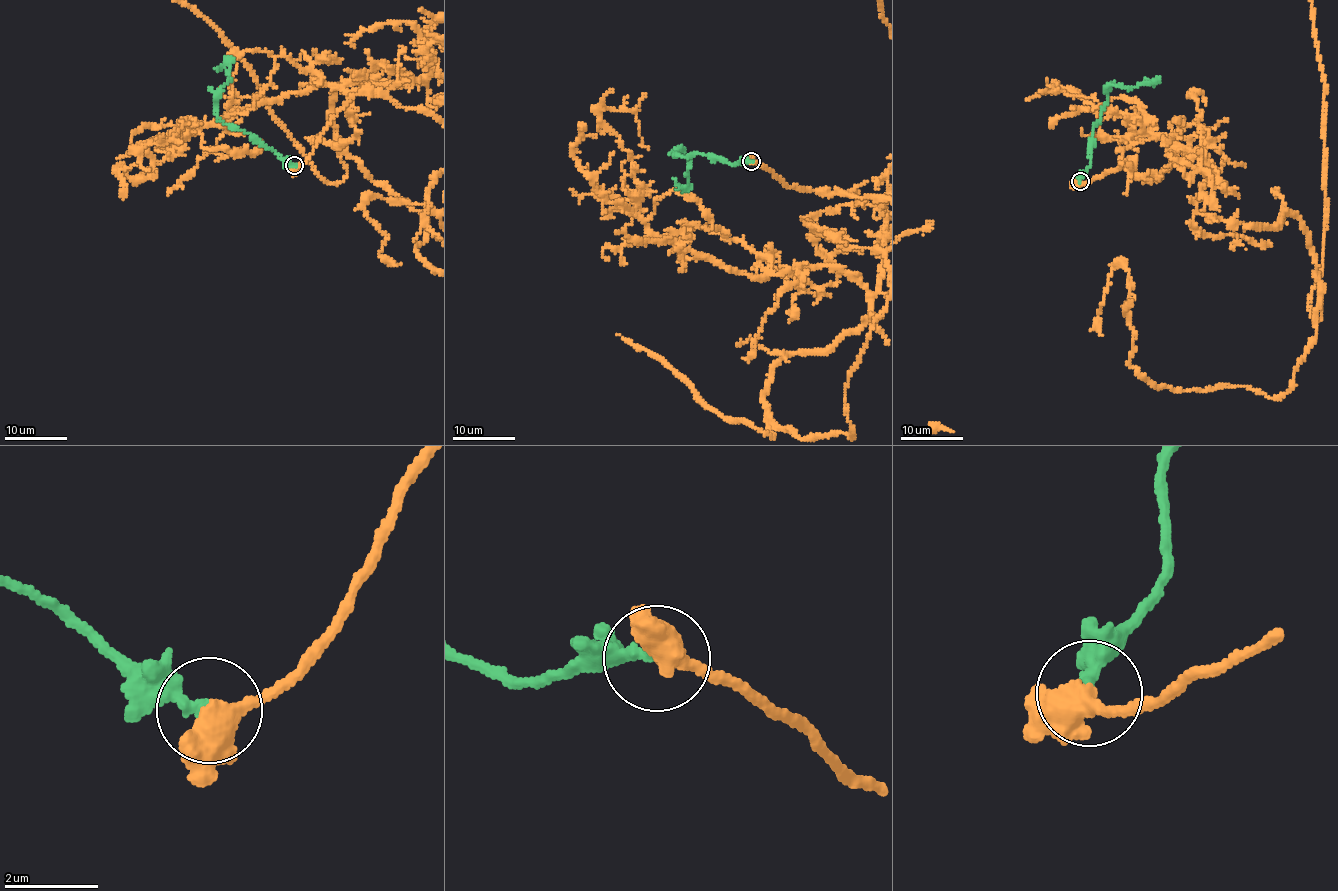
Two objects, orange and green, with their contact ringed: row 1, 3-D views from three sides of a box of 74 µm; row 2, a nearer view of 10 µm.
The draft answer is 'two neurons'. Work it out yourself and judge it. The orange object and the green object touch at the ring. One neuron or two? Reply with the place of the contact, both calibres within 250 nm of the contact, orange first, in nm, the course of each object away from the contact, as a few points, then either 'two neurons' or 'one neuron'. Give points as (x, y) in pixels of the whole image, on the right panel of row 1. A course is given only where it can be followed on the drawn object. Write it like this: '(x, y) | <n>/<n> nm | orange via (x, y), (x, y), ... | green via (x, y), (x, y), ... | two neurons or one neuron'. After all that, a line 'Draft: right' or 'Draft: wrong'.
(1080, 181) | 400/260 nm | orange via (1080, 180), (1131, 159), (1136, 371), (1287, 390), (1319, 280), (1320, 319), (1325, 228) | green via (1080, 180), (1090, 165), (1092, 133), (1107, 102), (1107, 87), (1135, 88), (1153, 83), (1144, 79) | one neuron
Draft: wrong

